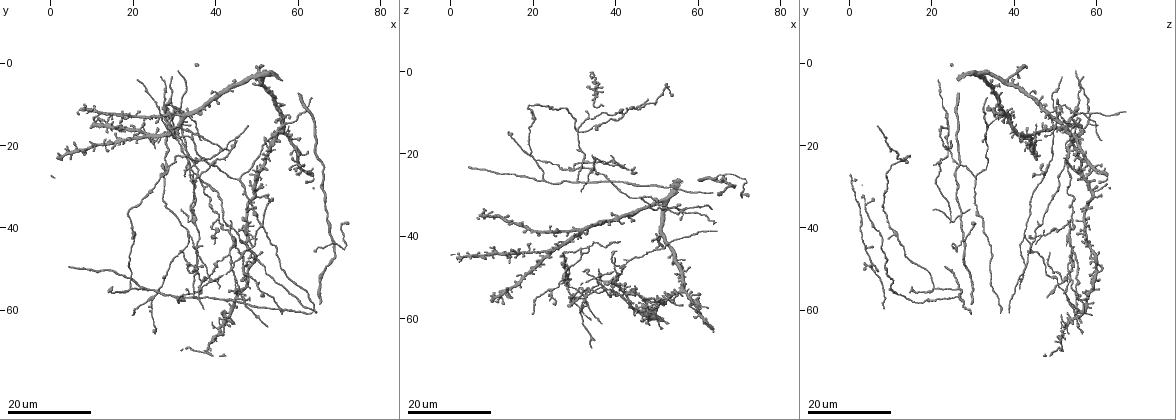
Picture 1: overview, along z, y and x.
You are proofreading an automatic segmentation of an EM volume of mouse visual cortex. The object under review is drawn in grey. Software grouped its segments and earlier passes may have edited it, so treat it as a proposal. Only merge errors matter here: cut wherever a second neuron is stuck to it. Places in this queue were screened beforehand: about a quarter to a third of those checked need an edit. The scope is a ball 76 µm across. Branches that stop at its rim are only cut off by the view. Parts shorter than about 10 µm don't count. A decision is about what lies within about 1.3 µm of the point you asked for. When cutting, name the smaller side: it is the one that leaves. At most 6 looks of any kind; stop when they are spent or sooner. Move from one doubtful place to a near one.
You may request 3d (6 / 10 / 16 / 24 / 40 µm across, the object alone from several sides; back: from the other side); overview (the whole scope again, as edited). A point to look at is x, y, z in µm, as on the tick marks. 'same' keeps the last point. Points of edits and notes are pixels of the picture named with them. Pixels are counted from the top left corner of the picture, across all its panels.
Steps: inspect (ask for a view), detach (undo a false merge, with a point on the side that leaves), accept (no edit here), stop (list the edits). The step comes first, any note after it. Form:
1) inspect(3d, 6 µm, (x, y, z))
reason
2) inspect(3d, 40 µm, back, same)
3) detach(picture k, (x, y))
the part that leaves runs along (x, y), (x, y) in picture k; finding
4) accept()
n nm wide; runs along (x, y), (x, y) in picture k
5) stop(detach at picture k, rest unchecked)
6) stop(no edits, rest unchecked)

inspect(3d, 24 µm, (33.0, 56.5, 11.0))
three-way junction

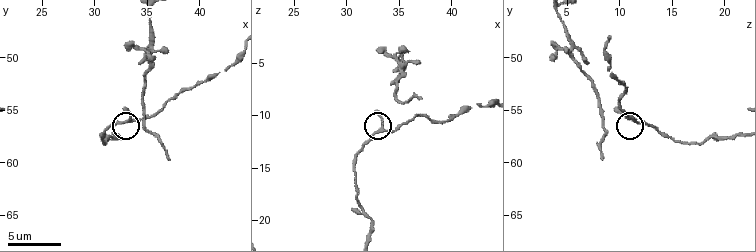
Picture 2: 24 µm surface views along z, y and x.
inspect(3d, 10 µm, (33.4, 55.8, 11.4))

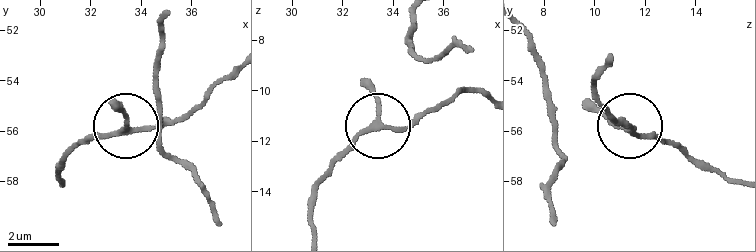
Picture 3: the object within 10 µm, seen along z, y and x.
accept()
170 nm wide; runs along (736, 184), (583, 102) in picture 3; all the same neuron

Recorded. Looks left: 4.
inspect(3d, 24 µm, (45.5, 28.5, 30.5))
arms part here

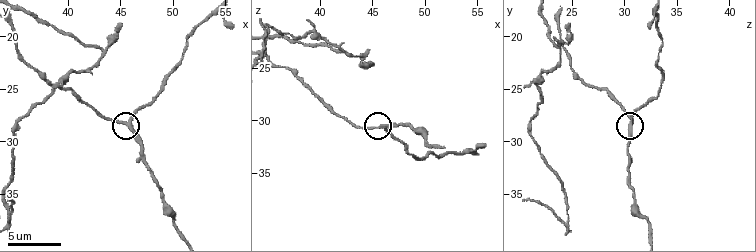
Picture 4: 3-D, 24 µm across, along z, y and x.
inspect(3d, 6 µm, (45.6, 28.2, 30.8))
zoom in

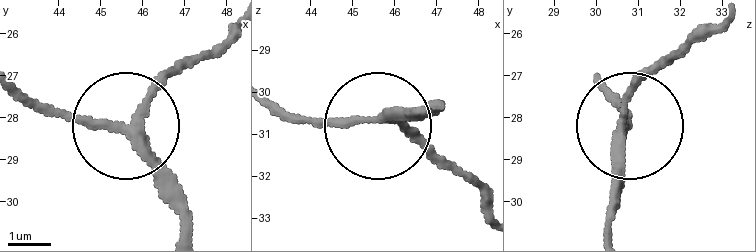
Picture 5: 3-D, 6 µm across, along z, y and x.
accept()
210 nm wide; runs along (605, 231), (630, 102), (676, 52) in picture 5; one neuron here

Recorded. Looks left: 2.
inspect(3d, 16 µm, (29.0, 15.5, 24.5))
four-way junction

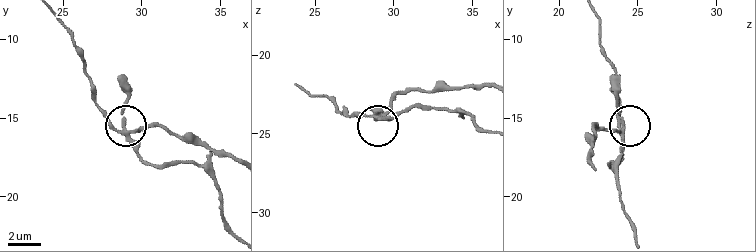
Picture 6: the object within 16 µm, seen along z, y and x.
inspect(3d, 6 µm, (29.0, 16.0, 23.9))

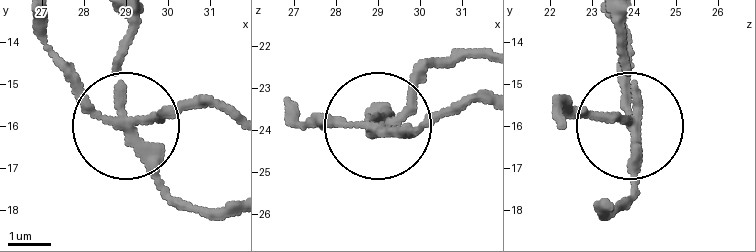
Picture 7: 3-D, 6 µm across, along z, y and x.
detach(picture 7, (174, 112))
230 nm wide; the part that leaves runs along (126, 120), (230, 109) in picture 7; a second neuron is stuck on

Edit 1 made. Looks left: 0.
stop(detach at picture 7, rest unchecked)

